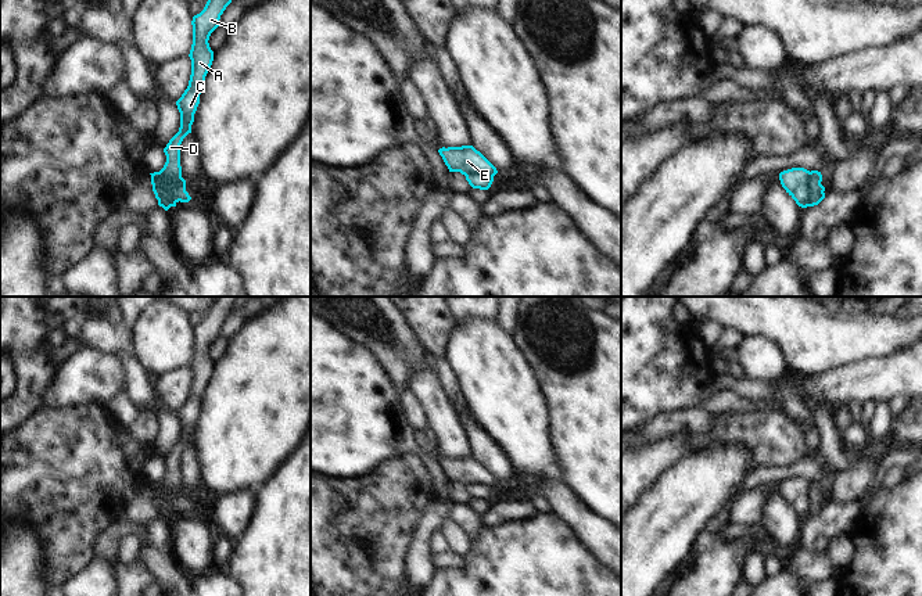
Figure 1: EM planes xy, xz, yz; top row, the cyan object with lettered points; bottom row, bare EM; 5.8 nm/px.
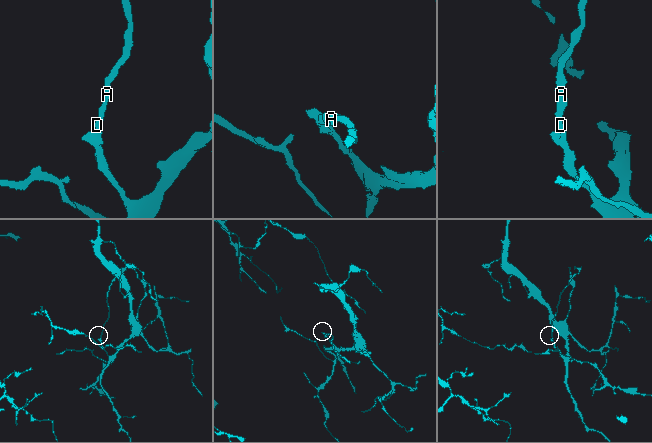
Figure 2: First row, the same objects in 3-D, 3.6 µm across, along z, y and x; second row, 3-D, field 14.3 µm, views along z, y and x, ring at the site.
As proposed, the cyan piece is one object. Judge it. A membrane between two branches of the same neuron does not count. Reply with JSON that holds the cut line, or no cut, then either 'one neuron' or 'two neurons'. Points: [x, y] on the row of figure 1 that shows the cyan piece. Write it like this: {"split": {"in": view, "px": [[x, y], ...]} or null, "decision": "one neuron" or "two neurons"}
{"split": {"in": "xy", "px": [[182, 178], [164, 190], [158, 189]]}, "decision": "two neurons"}

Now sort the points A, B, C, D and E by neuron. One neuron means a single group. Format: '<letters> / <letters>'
A B C D / E

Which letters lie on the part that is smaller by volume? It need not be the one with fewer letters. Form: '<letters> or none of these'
E

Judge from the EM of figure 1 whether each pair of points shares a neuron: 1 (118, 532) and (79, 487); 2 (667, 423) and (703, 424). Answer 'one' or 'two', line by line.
1: two
2: one

